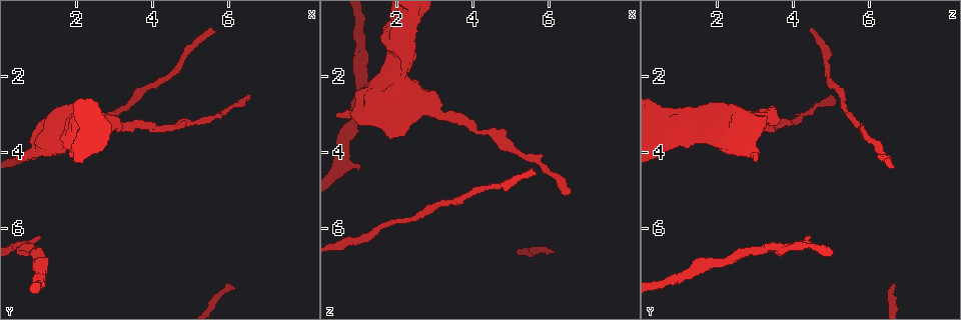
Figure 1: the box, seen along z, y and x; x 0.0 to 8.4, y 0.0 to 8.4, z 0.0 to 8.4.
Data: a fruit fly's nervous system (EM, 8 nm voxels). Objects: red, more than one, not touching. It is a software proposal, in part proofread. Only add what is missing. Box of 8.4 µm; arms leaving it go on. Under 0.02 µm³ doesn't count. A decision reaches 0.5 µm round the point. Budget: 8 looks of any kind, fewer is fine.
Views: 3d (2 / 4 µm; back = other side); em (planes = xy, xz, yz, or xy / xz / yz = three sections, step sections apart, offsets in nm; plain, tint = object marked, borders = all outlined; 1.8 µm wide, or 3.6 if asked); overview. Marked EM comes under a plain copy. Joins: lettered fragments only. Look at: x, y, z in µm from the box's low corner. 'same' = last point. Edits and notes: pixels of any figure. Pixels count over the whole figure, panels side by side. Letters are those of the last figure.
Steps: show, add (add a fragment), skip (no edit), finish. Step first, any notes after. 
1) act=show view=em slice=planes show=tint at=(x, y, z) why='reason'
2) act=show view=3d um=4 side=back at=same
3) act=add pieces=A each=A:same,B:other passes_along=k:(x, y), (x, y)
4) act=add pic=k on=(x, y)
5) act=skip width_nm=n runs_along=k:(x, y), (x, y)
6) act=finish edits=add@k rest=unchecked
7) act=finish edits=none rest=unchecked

act=show view=em um=3.6 slice=planes show=borders at=(2.75, 3.15, 2.90) why='calibre changes'

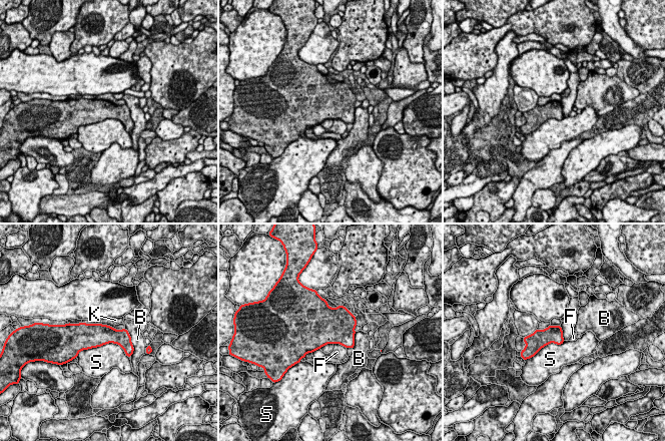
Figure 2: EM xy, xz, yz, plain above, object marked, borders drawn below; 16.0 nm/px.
act=skip each=B:other,F:other,K:other,S:other border=2:(77, 355), (117, 343), (128, 357) found='no lettered fragment goes on from it'

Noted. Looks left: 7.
act=show view=em slice=planes show=borders at=(1.10, 6.25, 4.30) why='branch stops here'

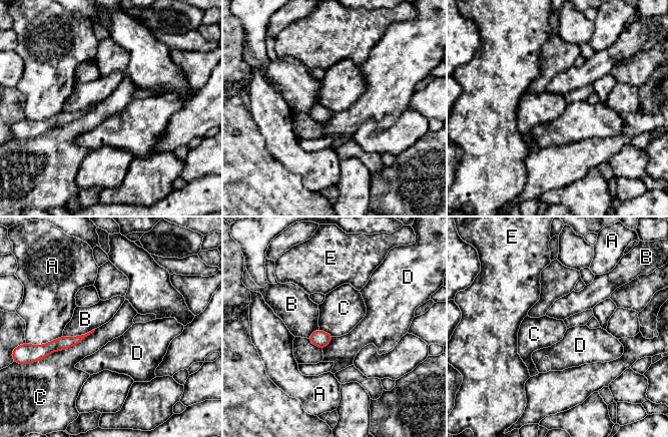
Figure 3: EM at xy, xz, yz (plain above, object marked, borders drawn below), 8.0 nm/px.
act=skip longest_contact=C:460nm each=A:other,B:other,C:other,D:other,E:other found='no lettered fragment goes on from it'

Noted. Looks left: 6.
act=show view=em slice=planes show=borders at=(5.65, 0.85, 4.55) why='an open end'

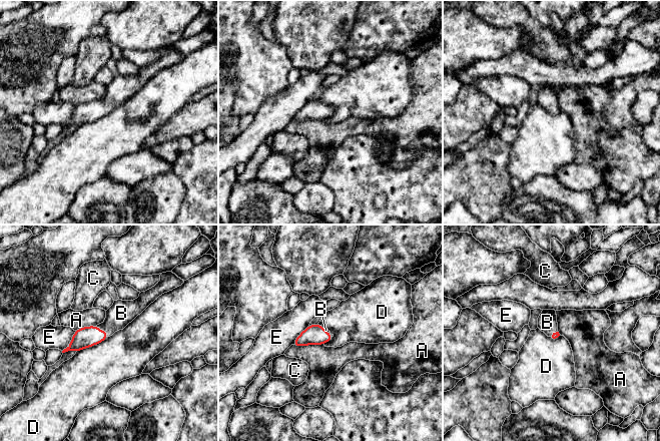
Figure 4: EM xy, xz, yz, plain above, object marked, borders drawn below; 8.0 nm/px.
act=add pieces=B each=A:other,B:same,C:other,D:other,E:other found='it goes on there'

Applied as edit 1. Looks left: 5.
act=show view=overview

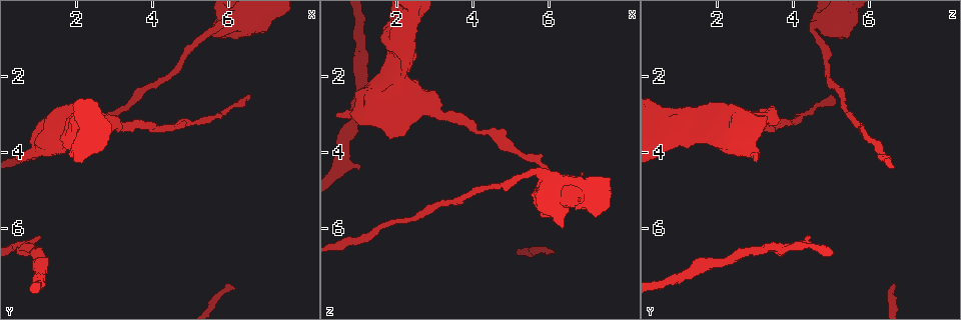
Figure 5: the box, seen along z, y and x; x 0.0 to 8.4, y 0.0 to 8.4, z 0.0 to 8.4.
act=show view=3d um=4 at=(6.50, 2.65, 5.15) why='free end'

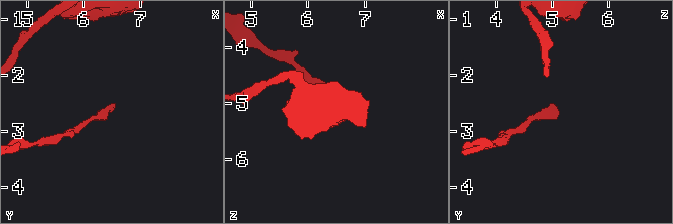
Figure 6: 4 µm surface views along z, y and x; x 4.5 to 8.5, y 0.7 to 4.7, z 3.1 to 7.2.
act=show view=em slice=xz step=16 show=tint at=(6.50, 2.65, 5.15) why='now the EM'

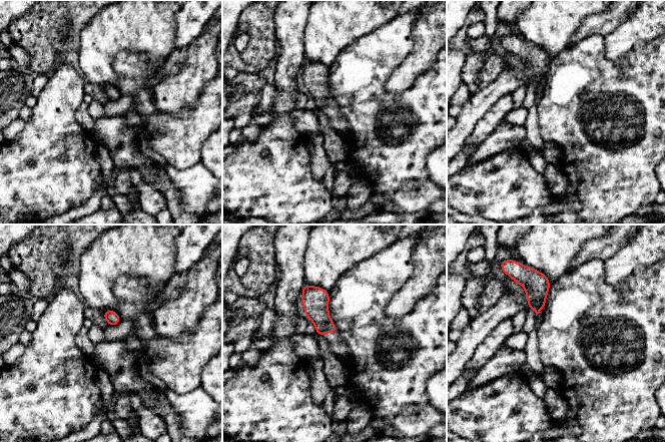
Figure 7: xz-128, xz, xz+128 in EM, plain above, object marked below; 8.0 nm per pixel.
act=show view=em slice=yz step=8 show=borders at=same

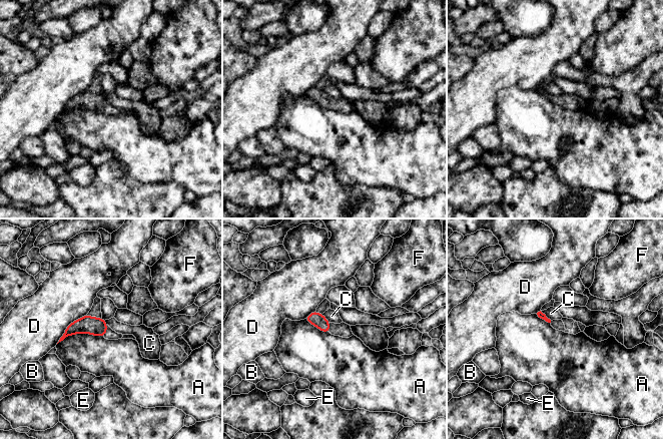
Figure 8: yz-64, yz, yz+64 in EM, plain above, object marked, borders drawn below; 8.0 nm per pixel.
act=skip each=A:other,B:other,C:other,D:other,E:other,F:other found='none of them fits'

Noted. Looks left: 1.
act=finish edits=add@4 rest=unchecked

